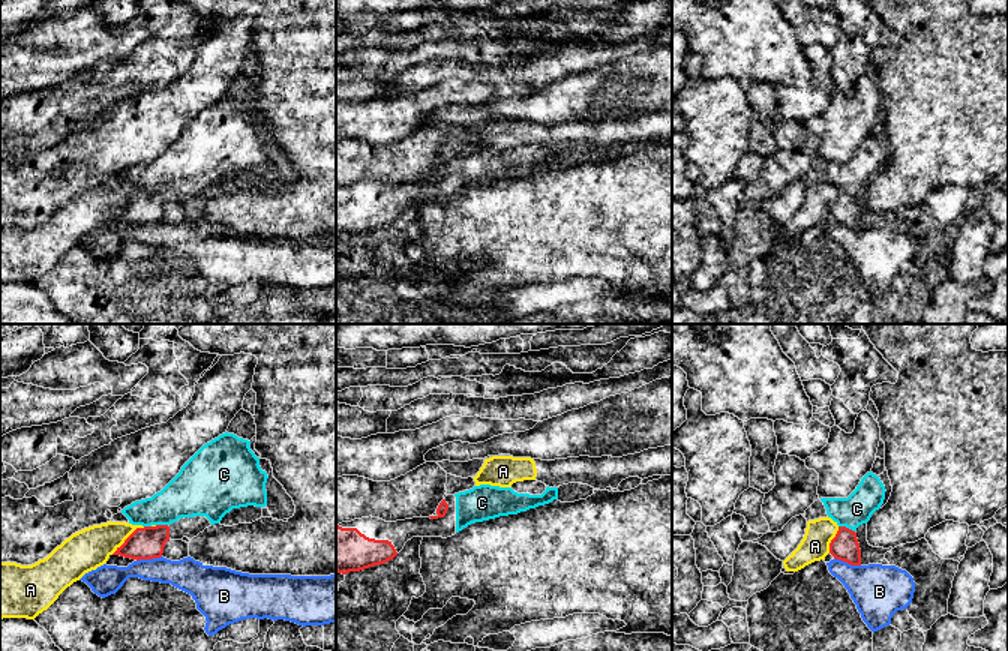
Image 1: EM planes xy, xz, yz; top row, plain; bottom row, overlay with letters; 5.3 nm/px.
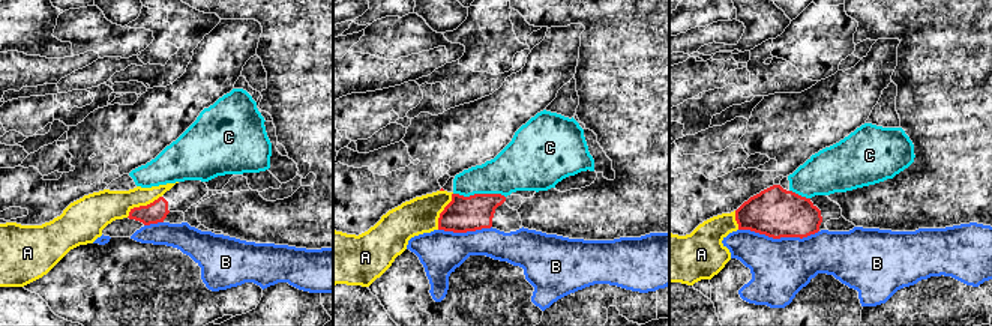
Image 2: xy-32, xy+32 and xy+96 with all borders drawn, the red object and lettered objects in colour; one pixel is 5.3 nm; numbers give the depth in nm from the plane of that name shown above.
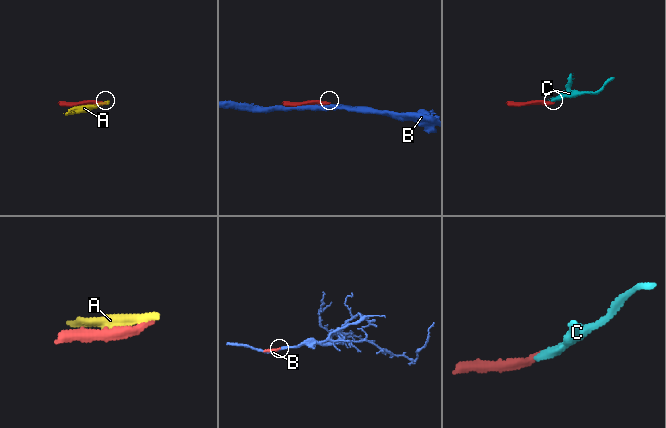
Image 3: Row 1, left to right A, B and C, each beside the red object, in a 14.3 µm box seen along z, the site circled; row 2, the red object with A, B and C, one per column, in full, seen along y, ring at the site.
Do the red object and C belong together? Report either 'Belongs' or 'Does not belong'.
Belongs

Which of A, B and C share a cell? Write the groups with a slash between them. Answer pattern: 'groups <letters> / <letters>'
groups A / B / C

